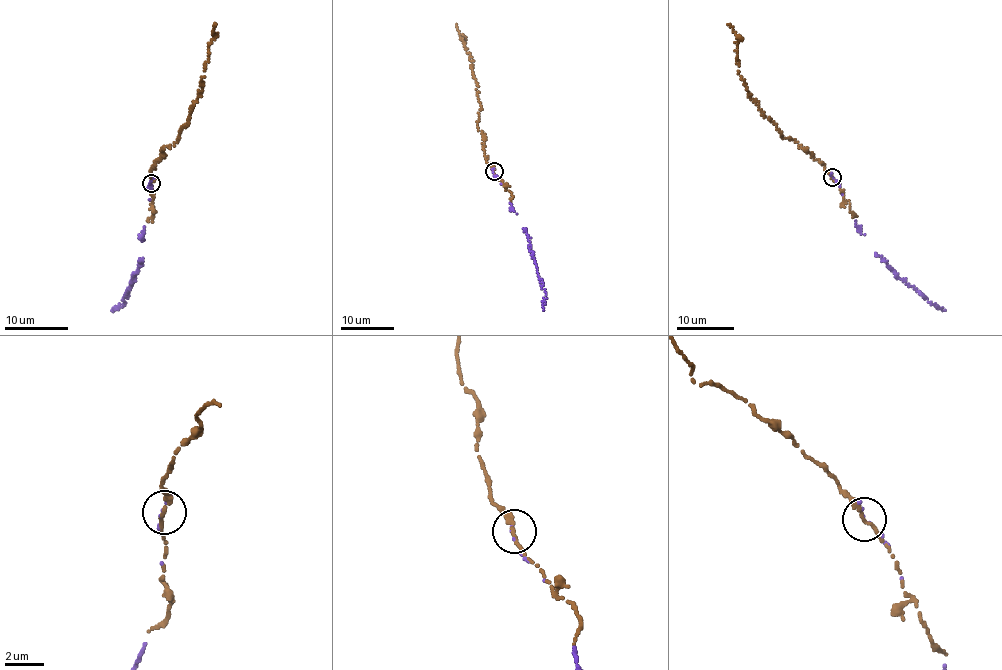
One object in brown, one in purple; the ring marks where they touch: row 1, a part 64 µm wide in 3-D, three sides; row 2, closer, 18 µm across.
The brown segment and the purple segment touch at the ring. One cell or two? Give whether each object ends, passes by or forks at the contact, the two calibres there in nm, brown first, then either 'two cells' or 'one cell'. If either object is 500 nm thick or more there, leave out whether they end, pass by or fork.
brown passes by; purple ends there; 180 nm thick on the brown side, 110 nm on the other; one cell

